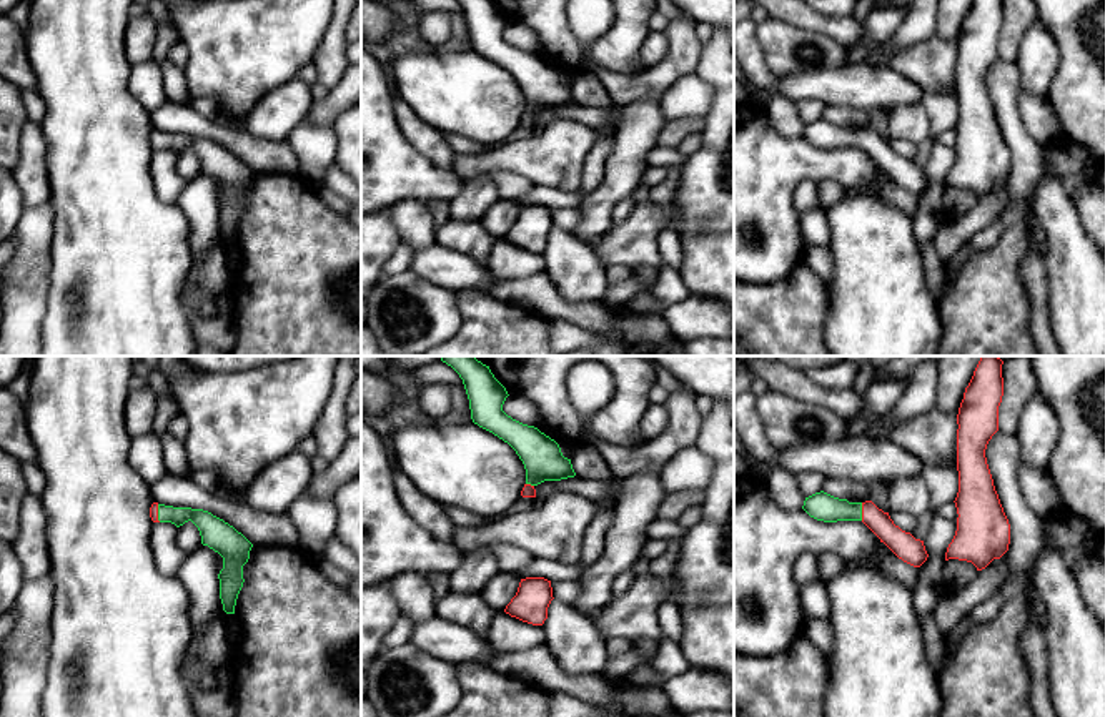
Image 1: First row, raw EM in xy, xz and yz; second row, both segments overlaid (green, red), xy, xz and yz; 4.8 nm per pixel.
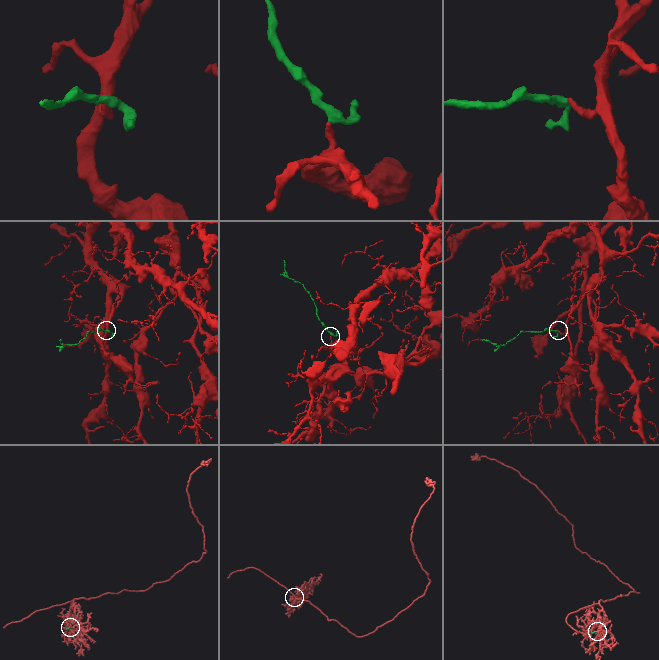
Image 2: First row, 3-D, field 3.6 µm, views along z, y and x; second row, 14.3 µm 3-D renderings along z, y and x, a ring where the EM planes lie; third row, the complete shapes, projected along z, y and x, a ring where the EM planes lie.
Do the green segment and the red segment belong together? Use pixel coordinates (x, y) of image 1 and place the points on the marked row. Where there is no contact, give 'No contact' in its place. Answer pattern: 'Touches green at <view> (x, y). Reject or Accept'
Touches green at yz (861, 511). Accept

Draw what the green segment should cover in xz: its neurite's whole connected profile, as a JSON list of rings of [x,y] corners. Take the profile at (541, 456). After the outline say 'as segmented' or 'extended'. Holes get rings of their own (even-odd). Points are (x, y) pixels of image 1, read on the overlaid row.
[[[441,356],[441,361],[451,366],[463,379],[473,423],[508,443],[523,461],[526,469],[523,497],[536,497],[534,487],[544,481],[576,476],[571,459],[562,456],[554,439],[503,411],[509,394],[494,378],[489,366],[474,356]]] | extended

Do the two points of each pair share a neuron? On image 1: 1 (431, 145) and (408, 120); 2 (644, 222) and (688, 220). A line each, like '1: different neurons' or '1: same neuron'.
1: same neuron
2: different neurons

